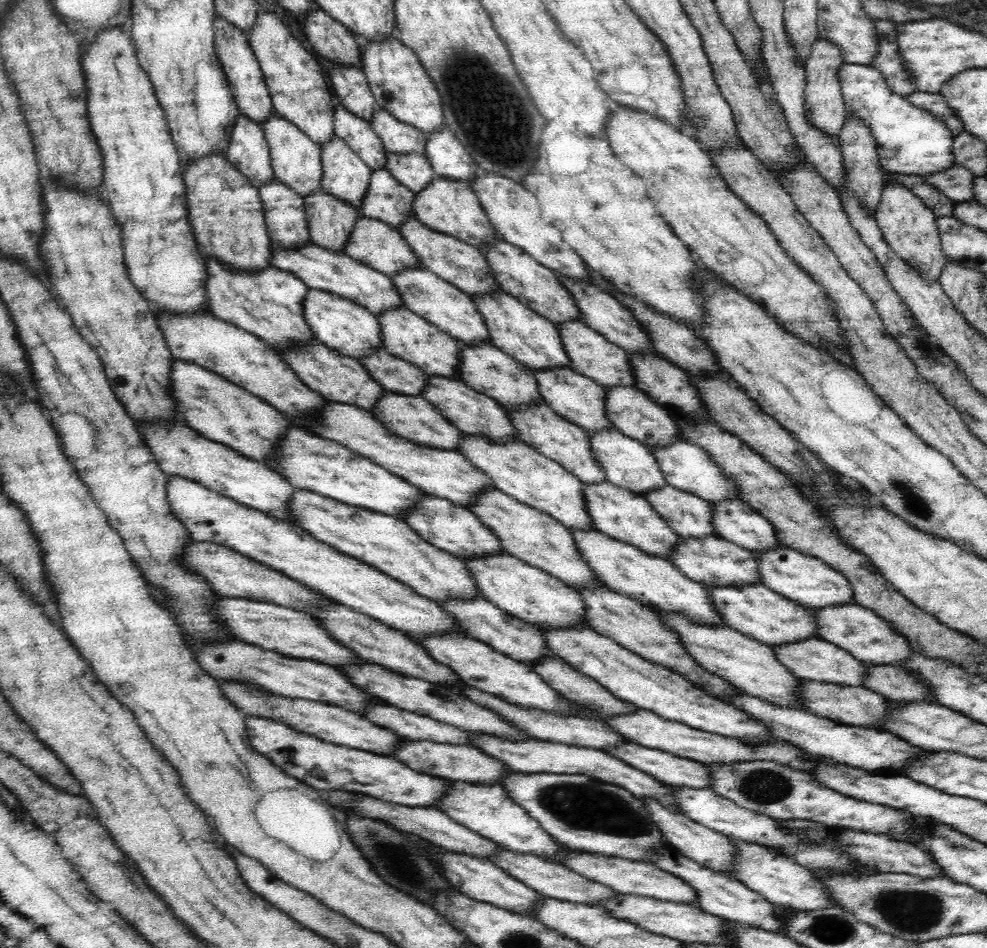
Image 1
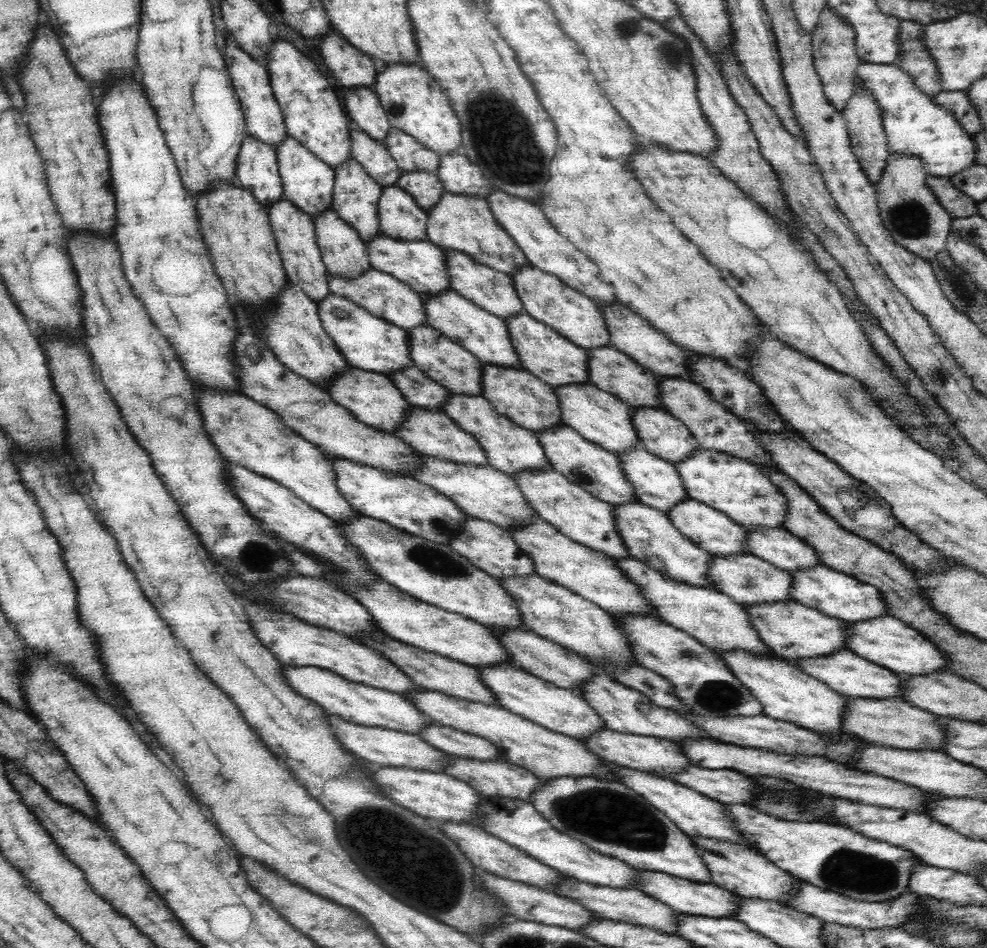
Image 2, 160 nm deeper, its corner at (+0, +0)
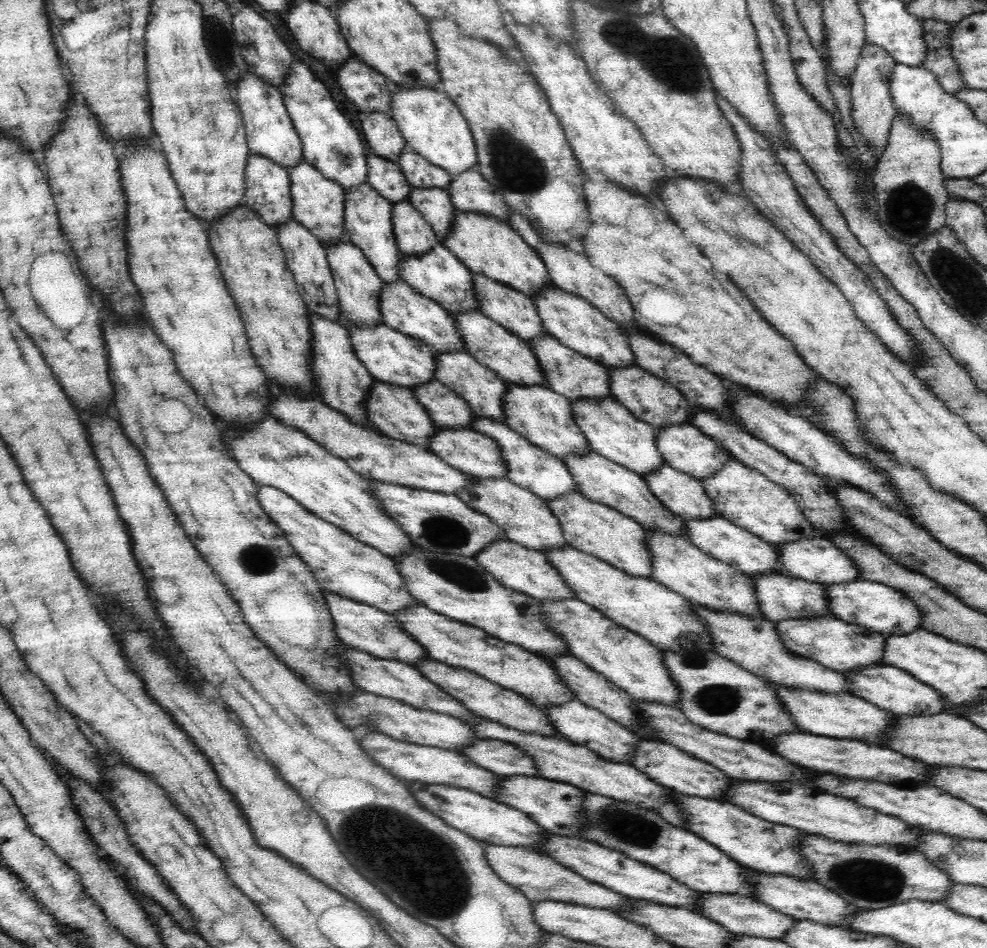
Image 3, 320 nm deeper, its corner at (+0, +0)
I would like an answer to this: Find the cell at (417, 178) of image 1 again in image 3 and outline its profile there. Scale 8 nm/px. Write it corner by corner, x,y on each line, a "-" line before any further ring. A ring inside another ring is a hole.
412,189
409,194
411,205
432,227
437,244
443,245
451,233
456,210
446,189

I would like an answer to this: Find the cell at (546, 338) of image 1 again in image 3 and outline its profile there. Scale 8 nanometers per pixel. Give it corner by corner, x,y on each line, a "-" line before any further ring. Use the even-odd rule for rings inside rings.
546,334
543,337
533,338
532,353
536,355
540,368
547,378
547,384
556,394
568,398
573,403
580,399
591,401
602,401
604,399
614,398
611,393
611,378
609,378
609,368
599,363
593,362
574,350
556,341
554,337

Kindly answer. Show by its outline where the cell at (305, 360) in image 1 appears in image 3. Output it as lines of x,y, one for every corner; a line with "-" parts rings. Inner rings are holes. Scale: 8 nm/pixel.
376,381
369,390
367,411
370,423
381,434
430,451
431,438
438,432
438,429
435,423
428,417
427,410
415,397
412,390

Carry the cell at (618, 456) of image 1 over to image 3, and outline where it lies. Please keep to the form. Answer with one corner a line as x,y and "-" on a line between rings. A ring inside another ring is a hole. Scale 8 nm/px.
662,465
644,479
652,494
686,522
723,517
715,509
702,482
670,465

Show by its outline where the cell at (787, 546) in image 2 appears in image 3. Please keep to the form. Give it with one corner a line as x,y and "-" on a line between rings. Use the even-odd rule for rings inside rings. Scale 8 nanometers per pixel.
816,536
813,539
802,539
785,545
776,547
780,555
780,563
784,565
785,574
794,578
801,578
808,582
815,582
826,585
839,585
862,581
861,574
857,569
856,562
852,563
852,558
844,554
830,538
826,536

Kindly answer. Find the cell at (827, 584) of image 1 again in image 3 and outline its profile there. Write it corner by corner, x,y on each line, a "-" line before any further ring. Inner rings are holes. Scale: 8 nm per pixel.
856,581
839,585
824,586
831,614
836,619
857,624
884,634
907,635
923,628
923,613
912,599
901,593
897,588
881,582

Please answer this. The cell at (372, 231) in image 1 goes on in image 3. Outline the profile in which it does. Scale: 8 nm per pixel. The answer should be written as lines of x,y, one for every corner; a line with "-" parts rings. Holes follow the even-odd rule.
436,244
430,252
419,257
403,256
400,261
399,273
416,293
428,297
443,307
452,316
466,314
466,312
482,312
480,302
476,301
474,276
472,271
444,245

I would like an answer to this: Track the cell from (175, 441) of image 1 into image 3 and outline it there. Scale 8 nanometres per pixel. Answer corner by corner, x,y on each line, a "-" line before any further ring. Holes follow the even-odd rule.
266,485
258,487
257,498
264,512
284,531
300,559
310,567
322,590
376,607
394,616
408,607
423,605
410,594
398,562
378,549
357,541
323,518
318,518
281,490

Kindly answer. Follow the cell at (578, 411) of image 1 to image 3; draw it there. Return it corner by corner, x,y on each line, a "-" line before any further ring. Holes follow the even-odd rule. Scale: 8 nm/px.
615,398
602,401
580,399
571,403
576,425
583,431
594,452
609,461
639,474
642,478
657,471
662,465
668,465
658,450
656,428
650,424
633,418
629,410

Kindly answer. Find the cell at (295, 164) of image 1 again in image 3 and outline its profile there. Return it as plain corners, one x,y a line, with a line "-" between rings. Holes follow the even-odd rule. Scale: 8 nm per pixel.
305,160
287,169
291,178
293,218
308,229
324,247
343,243
348,239
345,230
345,190
334,181
324,178
316,168

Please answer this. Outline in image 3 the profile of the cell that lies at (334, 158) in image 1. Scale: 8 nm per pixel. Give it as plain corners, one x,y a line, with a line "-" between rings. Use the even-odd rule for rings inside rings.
369,183
345,190
345,230
348,240
364,253
382,283
389,286
404,282
399,273
399,264
403,257
394,234
392,207
393,204
381,197

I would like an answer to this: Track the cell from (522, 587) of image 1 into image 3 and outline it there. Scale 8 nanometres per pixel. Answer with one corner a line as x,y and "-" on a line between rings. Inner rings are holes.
580,599
538,602
546,614
545,622
559,634
574,658
603,674
610,682
625,690
637,702
664,703
679,709
679,686
675,685
665,665
662,651
639,634
618,626
599,610

